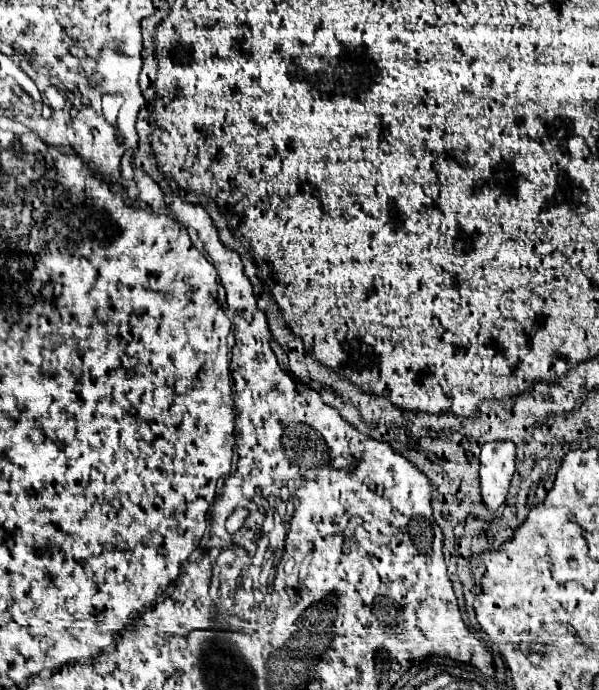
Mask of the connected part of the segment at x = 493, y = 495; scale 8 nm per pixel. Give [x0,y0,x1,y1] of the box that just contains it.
[479,442,515,512]

